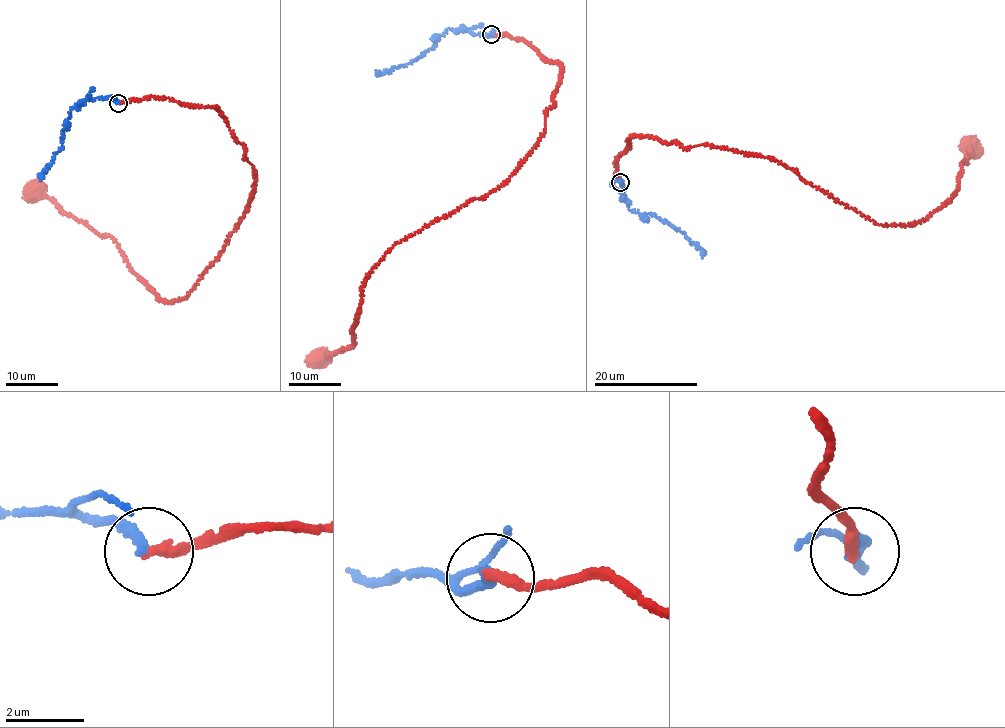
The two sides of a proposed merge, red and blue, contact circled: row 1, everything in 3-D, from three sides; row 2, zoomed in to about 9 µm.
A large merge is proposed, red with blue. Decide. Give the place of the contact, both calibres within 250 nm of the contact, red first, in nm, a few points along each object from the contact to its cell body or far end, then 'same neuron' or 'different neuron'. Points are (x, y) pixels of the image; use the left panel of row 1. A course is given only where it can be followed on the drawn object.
at (118, 103); 280 nm thick on the red side, 240 nm on the other; red runs (118, 103), (151, 96), (215, 107), (254, 166), (246, 209), (186, 297), (161, 301), (119, 244), (35, 189); blue runs (118, 103), (104, 97), (89, 98), (70, 110), (61, 147), (47, 164), (41, 180); different neuron

